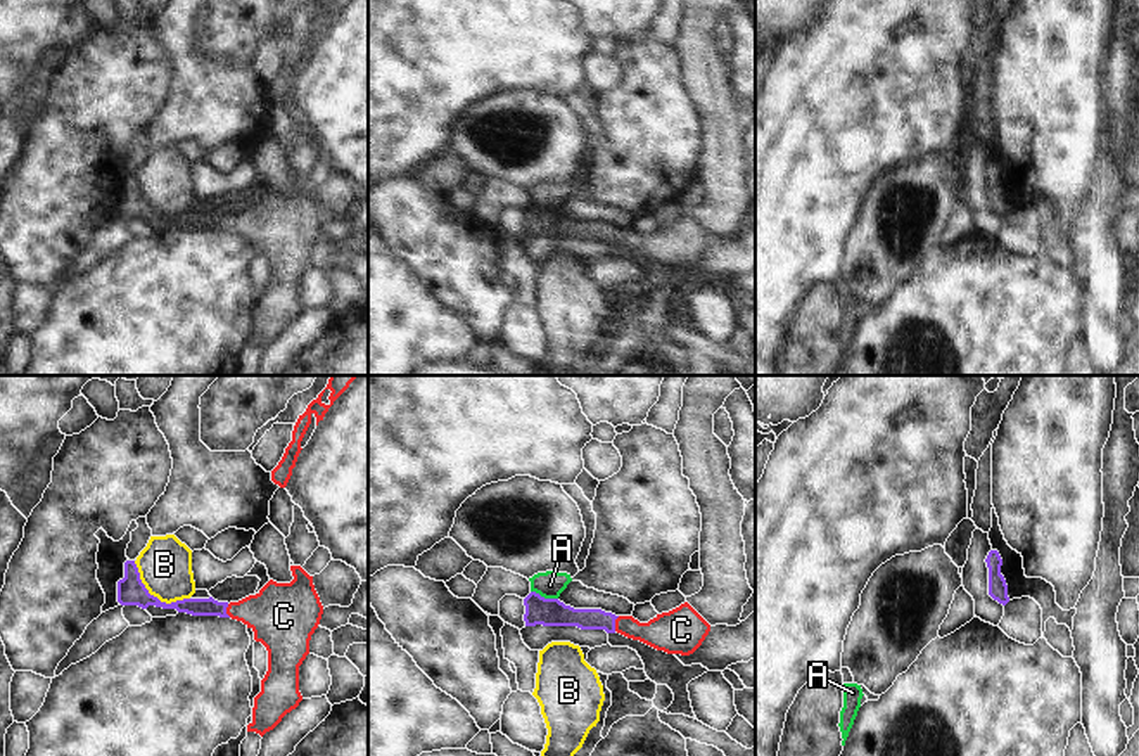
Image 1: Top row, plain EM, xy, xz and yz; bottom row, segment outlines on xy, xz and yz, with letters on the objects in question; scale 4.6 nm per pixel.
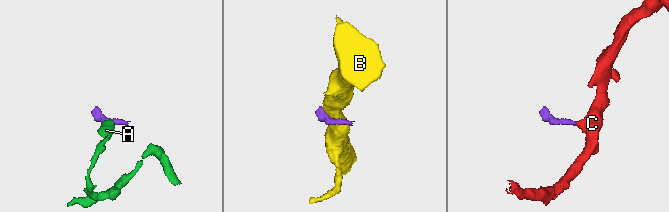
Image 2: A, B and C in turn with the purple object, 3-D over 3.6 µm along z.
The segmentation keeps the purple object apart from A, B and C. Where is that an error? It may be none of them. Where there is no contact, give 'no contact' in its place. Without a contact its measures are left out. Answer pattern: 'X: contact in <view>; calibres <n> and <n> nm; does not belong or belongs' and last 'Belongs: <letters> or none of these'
A: contact in xz; calibres 130 and 120 nm; does not belong
B: contact in xy; calibres 130 and 240 nm; does not belong
C: contact in xz; calibres 100 and 170 nm; belongs
Belongs: C

